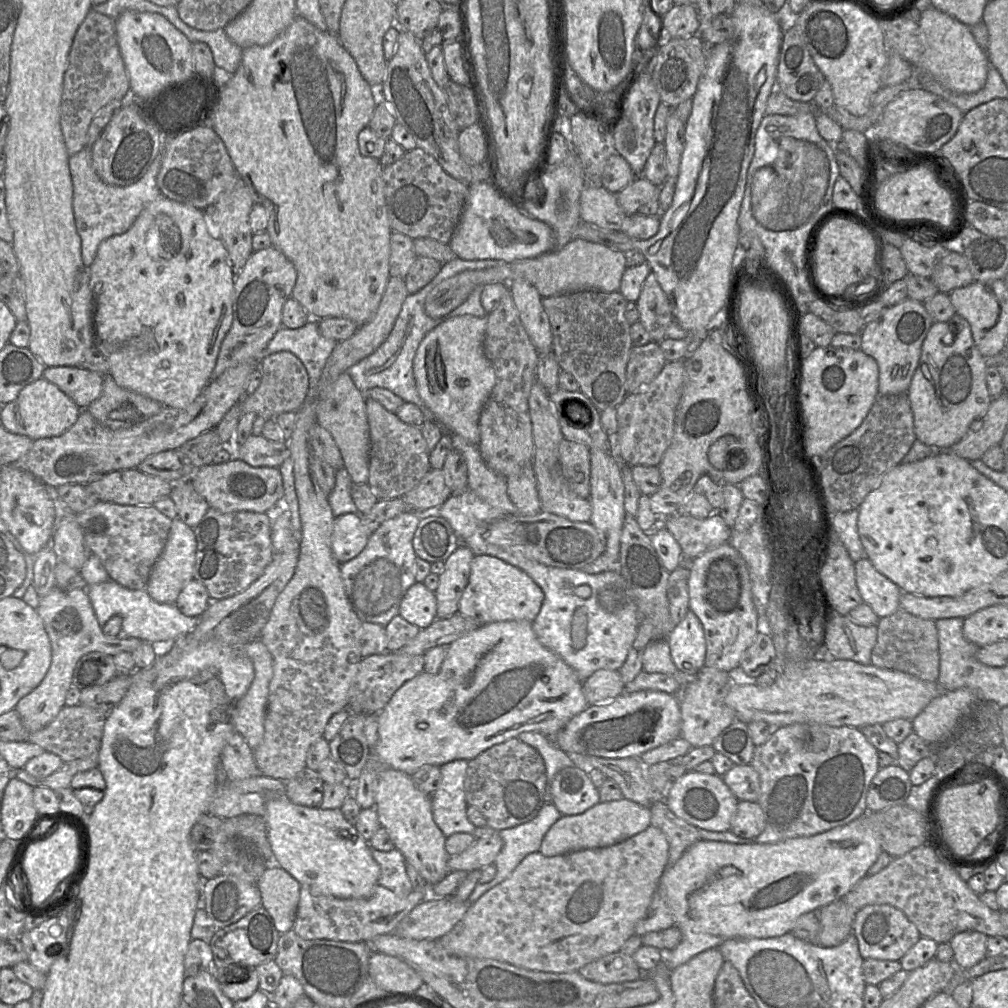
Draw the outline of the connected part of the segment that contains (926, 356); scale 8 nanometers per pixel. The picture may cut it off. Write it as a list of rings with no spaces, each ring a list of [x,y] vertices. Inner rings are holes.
[[[955,314],[946,322],[932,324],[907,391],[916,439],[935,451],[947,451],[965,436],[972,421],[987,412],[992,400],[986,383],[988,365],[989,361],[974,343],[968,321],[962,316]]]

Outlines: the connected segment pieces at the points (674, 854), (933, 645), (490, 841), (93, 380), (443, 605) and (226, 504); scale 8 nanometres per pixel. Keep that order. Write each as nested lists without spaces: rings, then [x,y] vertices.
[[[658,801],[650,806],[651,825],[666,835],[669,843],[667,868],[672,867],[700,838],[698,828],[674,814],[667,803]]]
[[[903,610],[882,617],[877,624],[877,640],[871,652],[871,664],[910,674],[920,680],[938,682],[939,641],[935,621],[922,619]]]
[[[495,831],[489,836],[476,839],[464,852],[450,856],[448,867],[450,871],[462,870],[470,872],[477,869],[482,870],[494,863],[502,847],[503,840],[498,831]]]
[[[45,367],[42,377],[56,385],[80,409],[86,409],[101,392],[104,376],[82,367]]]
[[[460,543],[444,562],[445,568],[439,575],[439,585],[434,592],[437,601],[437,618],[448,618],[458,614],[459,601],[468,584],[474,557],[471,549]]]
[[[234,458],[223,464],[209,464],[194,470],[188,478],[194,489],[209,504],[222,513],[249,511],[270,516],[283,503],[284,488],[279,468],[252,467]]]

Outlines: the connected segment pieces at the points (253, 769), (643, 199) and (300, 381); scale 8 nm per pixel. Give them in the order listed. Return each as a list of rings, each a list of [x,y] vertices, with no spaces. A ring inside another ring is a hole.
[[[237,731],[229,735],[221,752],[221,763],[229,782],[262,775],[252,748]]]
[[[638,175],[632,183],[616,194],[616,198],[625,214],[632,215],[637,213],[640,206],[658,200],[659,188]]]
[[[282,351],[263,356],[259,362],[259,368],[262,374],[260,385],[252,394],[243,396],[239,402],[241,413],[252,412],[265,420],[273,420],[283,413],[298,411],[302,407],[309,389],[309,377],[303,363],[291,352]]]

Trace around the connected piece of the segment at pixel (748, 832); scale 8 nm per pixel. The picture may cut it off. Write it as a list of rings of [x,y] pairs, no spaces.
[[[738,802],[731,823],[731,832],[742,838],[755,839],[765,827],[765,815],[758,802]]]

